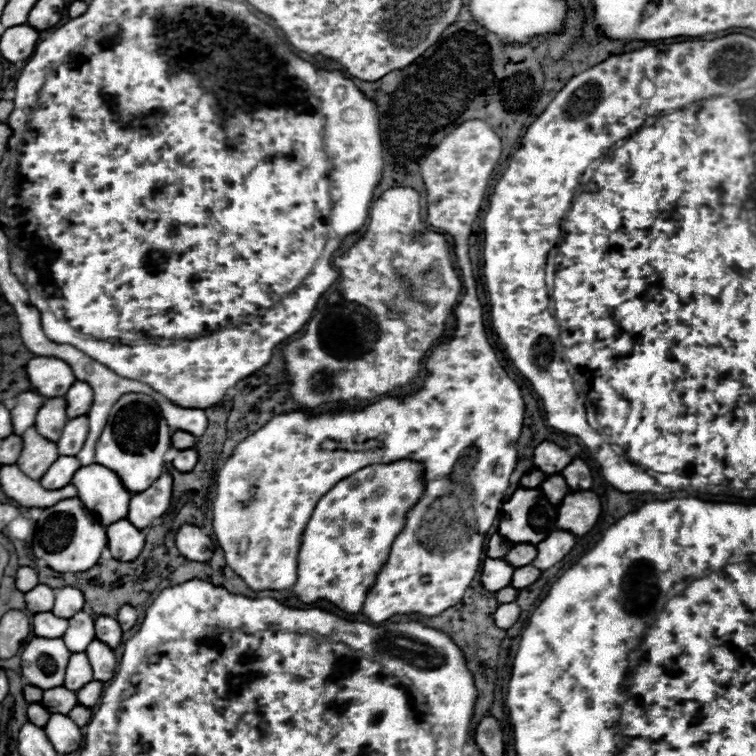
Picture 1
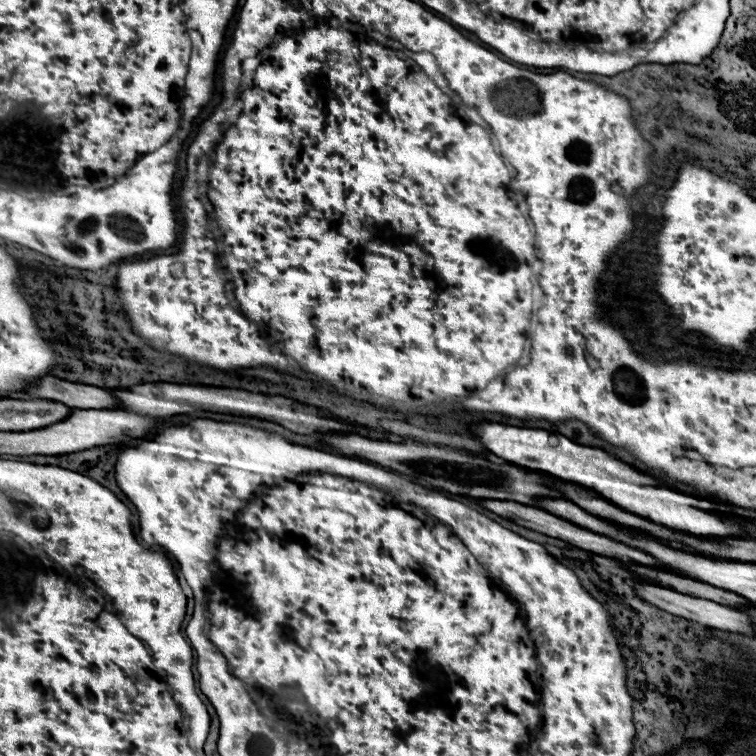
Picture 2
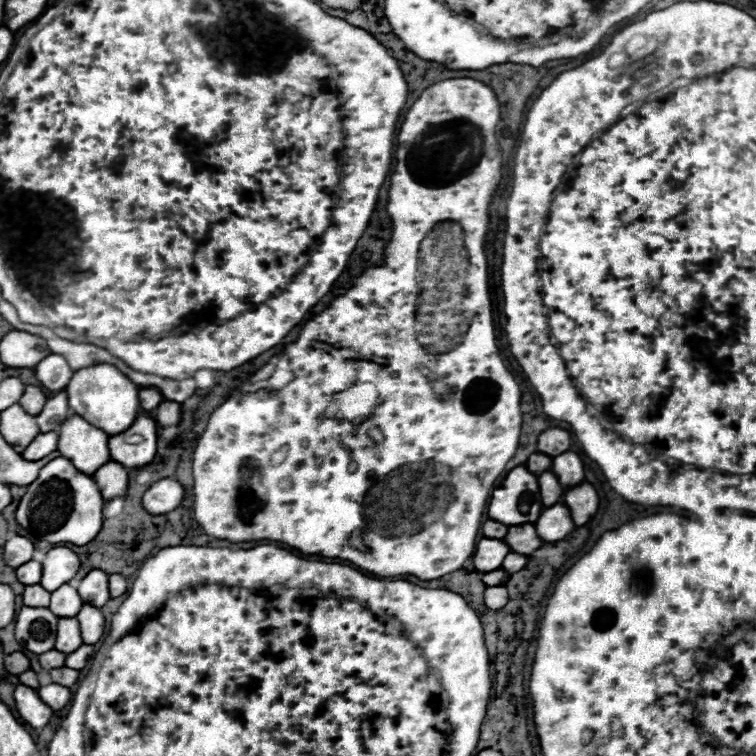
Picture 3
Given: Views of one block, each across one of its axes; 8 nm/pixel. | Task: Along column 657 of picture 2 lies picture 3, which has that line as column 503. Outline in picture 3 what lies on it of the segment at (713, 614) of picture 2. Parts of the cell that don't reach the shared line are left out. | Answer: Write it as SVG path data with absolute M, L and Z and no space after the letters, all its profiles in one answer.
M486 586L484 590L484 604L492 610L498 610L506 606L508 602L508 590L504 586Z

